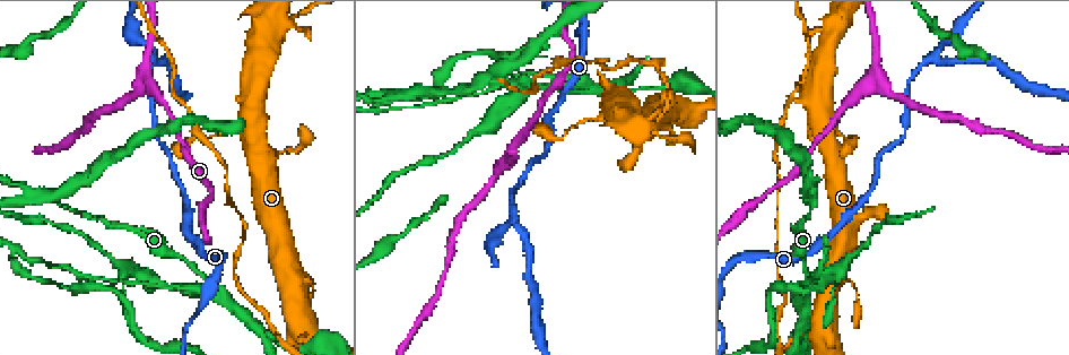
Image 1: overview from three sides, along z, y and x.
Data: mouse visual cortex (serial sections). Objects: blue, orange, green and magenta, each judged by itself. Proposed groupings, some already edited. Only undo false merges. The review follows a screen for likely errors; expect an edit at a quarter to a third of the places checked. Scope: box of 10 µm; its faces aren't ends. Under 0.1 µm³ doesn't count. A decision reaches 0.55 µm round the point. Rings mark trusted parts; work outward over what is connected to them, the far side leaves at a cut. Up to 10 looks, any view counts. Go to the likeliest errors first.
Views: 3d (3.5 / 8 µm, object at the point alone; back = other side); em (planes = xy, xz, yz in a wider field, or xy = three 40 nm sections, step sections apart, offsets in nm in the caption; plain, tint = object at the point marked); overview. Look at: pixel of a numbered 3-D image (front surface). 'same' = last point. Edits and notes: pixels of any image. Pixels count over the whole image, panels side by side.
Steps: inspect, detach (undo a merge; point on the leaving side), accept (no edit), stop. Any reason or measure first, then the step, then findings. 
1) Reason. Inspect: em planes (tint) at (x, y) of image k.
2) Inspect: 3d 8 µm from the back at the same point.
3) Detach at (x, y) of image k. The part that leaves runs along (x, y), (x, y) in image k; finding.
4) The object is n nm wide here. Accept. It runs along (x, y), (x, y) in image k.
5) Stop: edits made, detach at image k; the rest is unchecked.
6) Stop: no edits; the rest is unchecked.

Sharp bend. Inspect: 3d 8 µm at (44, 193) of image 1.

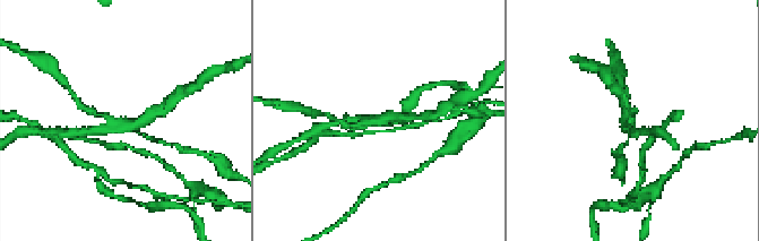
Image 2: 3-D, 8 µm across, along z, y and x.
4 arms meet here; the arms are 100, 150, 250, 350 nm wide. Inspect: em planes (tint) at the same point.

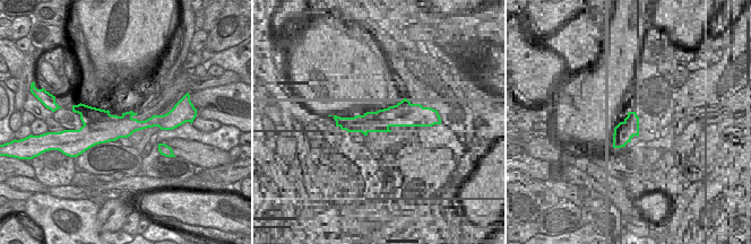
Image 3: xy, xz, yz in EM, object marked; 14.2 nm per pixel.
Detach at (148, 114) of image 2. A border runs along (144, 121), (119, 132), (84, 124) in image 3; a second cell is stuck on.

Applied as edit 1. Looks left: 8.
Two arms in line, one across. Inspect: 3d 3.5 µm at (807, 296) of image 1.

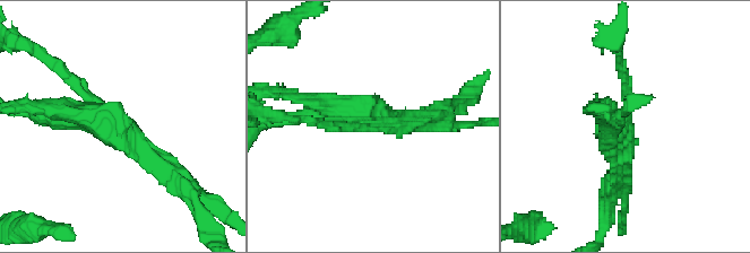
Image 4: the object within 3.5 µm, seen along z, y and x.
3 arms meet here; the arms are 150, 250, 250 nm wide; shape alone is not enough. Inspect: em xy step 5 (tint) at (623, 126) of image 4.

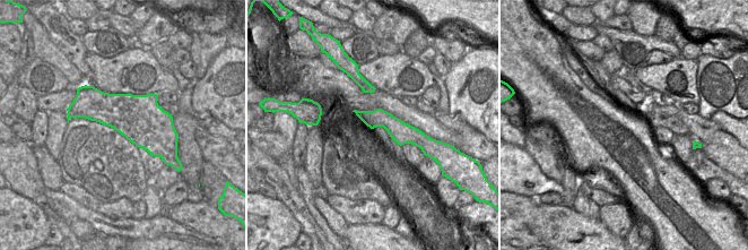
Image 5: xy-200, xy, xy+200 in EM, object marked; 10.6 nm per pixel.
Inspect: em xy step 2 (tint) at the same point.

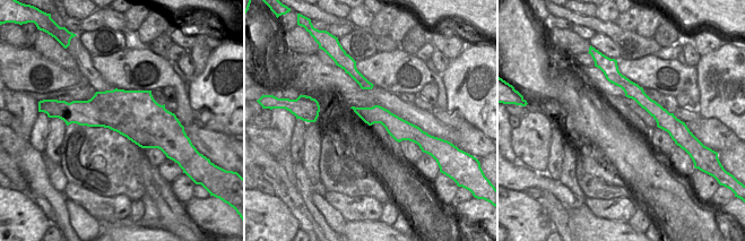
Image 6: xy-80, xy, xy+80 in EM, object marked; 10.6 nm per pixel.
Detach at (77, 118) of image 4. The part that leaves runs along (110, 121), (23, 107) in image 4; two cells meet here.

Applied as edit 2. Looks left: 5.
Three-way junction. Inspect: 3d 3.5 µm at (152, 88) of image 1.

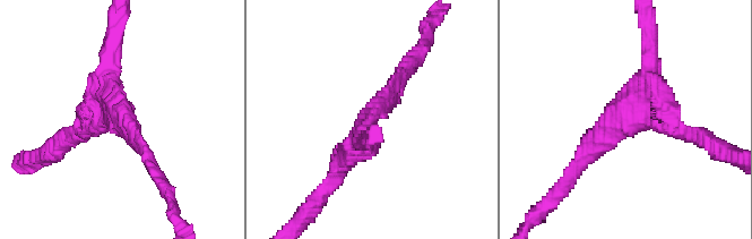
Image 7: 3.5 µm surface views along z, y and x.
3 arms meet here; the arms are 200, 250, 300 nm wide; need the tissue. Inspect: em planes (tint) at (626, 115) of image 7.

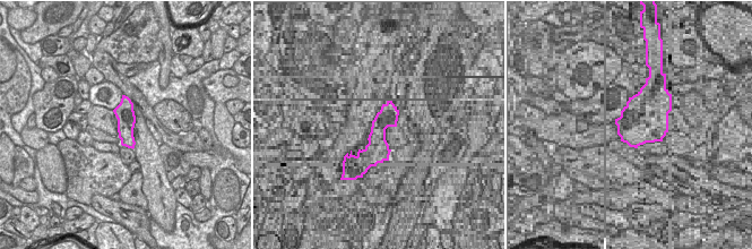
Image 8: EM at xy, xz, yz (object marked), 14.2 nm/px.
Accept. It runs along (403, 77), (334, 178) in image 7; all the same cell.

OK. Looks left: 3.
Three-way junction. Inspect: 3d 3.5 µm at (155, 60) of image 1.

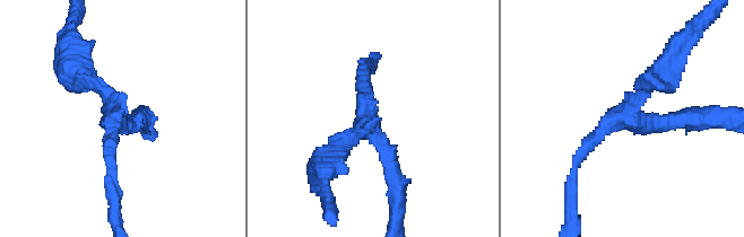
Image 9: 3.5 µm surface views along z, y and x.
3 arms meet here; the arms are 150, 250, 250 nm wide. Inspect: em xy step 1 (plain) at (114, 118) of image 9.

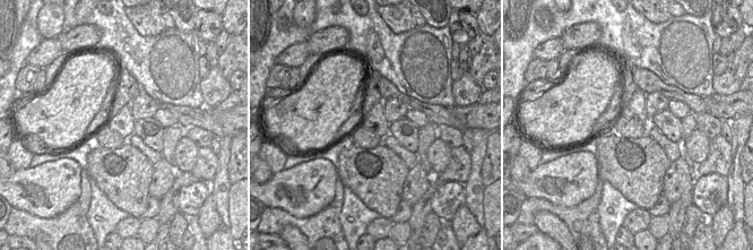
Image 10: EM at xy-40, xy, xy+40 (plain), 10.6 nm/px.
Where the object lies. Inspect: em xy step 1 (tint) at the same point.

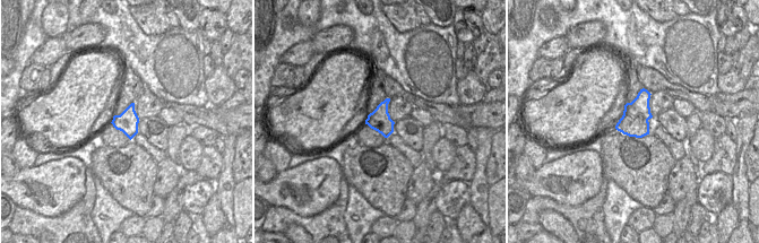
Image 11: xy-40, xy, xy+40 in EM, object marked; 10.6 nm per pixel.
Detach at (675, 121) of image 9. The part that leaves runs along (625, 117), (640, 125), (727, 117) in image 9; two cells meet here.

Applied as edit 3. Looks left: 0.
Stop: edits made, detach at image 2, detach at image 4, detach at image 9; the rest is unchecked.

